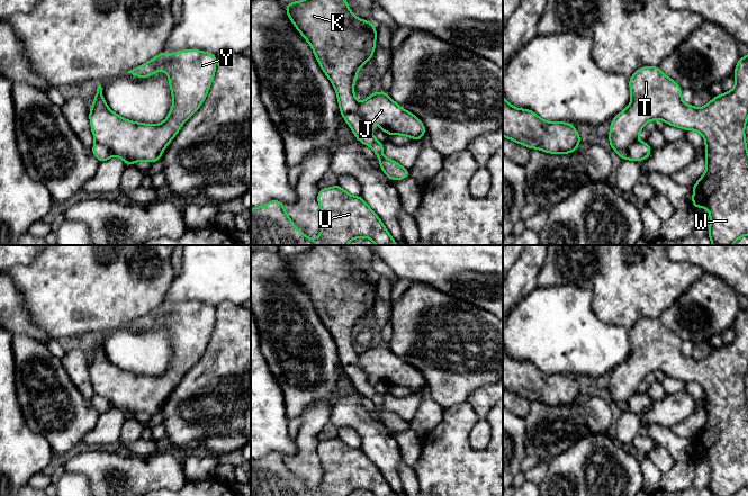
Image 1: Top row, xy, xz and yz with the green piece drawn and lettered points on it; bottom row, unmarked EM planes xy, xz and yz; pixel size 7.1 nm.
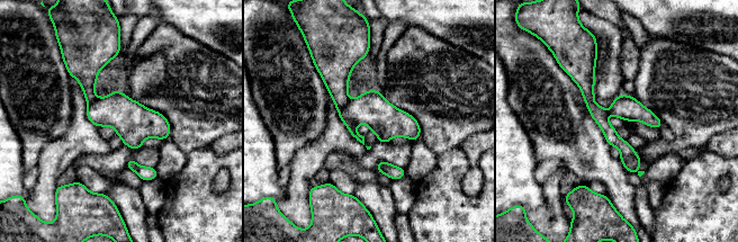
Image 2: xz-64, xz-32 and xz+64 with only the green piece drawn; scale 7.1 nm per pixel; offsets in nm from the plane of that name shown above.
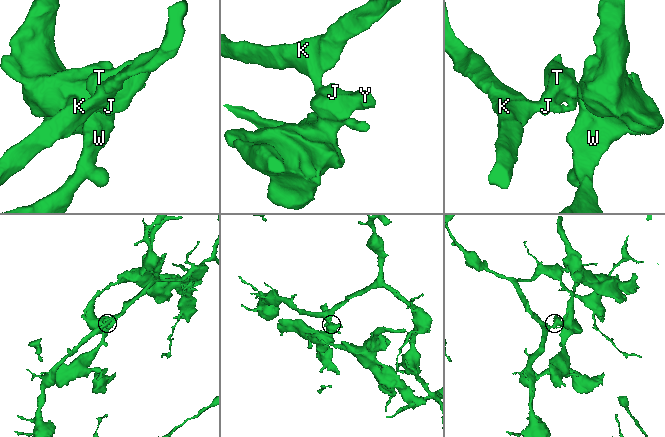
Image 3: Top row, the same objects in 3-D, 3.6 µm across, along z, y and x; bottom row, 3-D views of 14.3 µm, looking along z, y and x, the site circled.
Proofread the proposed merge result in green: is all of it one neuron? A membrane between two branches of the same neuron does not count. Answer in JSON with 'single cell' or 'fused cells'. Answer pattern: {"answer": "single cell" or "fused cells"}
{"answer": "fused cells"}

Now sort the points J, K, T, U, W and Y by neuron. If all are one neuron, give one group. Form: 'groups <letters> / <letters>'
groups J T U W Y / K

